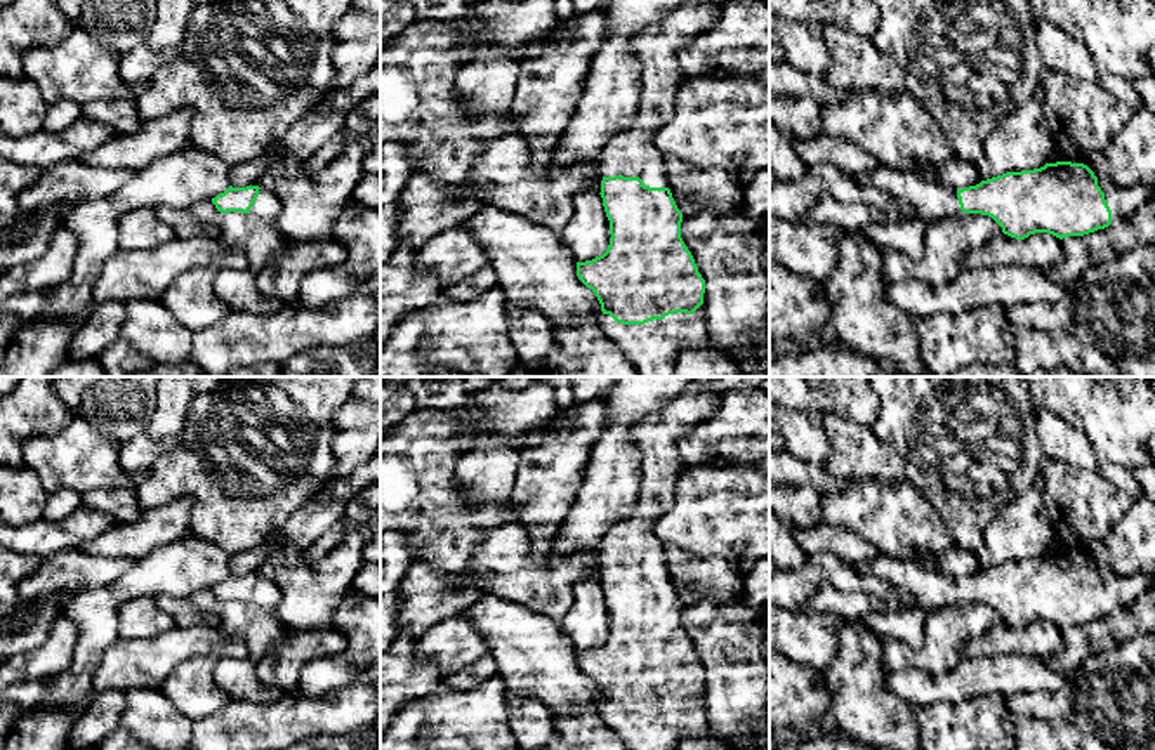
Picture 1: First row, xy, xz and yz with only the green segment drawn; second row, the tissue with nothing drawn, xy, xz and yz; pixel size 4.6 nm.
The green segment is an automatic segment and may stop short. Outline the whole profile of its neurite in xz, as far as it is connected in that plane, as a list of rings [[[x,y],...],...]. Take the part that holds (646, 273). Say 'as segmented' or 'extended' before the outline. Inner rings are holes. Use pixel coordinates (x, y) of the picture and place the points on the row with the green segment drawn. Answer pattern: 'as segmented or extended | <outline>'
extended | [[[686,0],[679,10],[632,36],[629,47],[639,61],[637,111],[632,127],[615,135],[599,158],[603,175],[599,194],[611,238],[603,255],[577,262],[577,276],[601,304],[597,326],[604,339],[618,345],[641,377],[676,377],[683,351],[710,344],[705,319],[695,314],[703,304],[705,280],[681,238],[683,214],[667,188],[663,155],[655,137],[670,123],[676,111],[677,92],[684,80],[679,50],[714,26],[721,9],[703,0]]]

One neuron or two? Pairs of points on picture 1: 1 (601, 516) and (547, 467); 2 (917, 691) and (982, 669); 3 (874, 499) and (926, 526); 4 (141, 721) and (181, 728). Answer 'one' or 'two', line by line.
1: two
2: one
3: one
4: one

